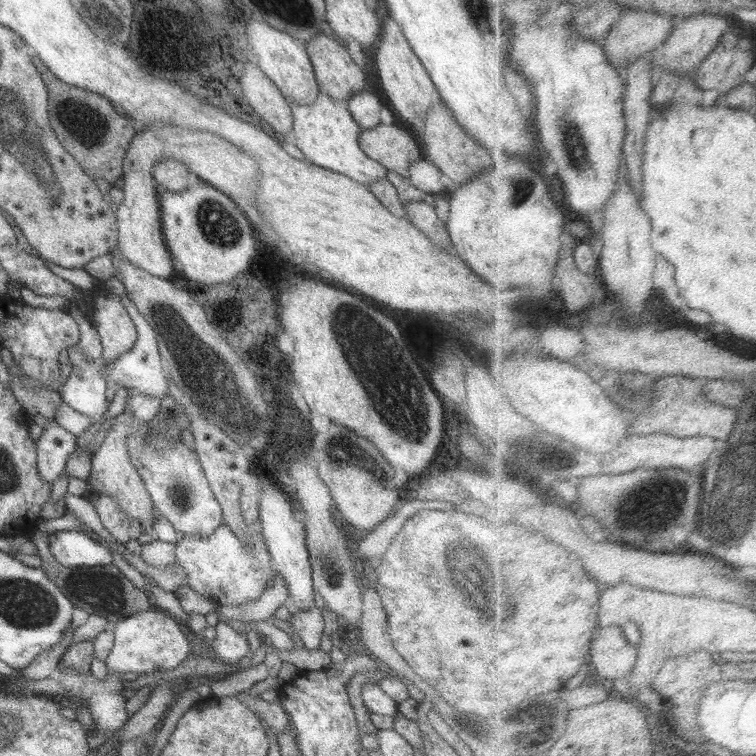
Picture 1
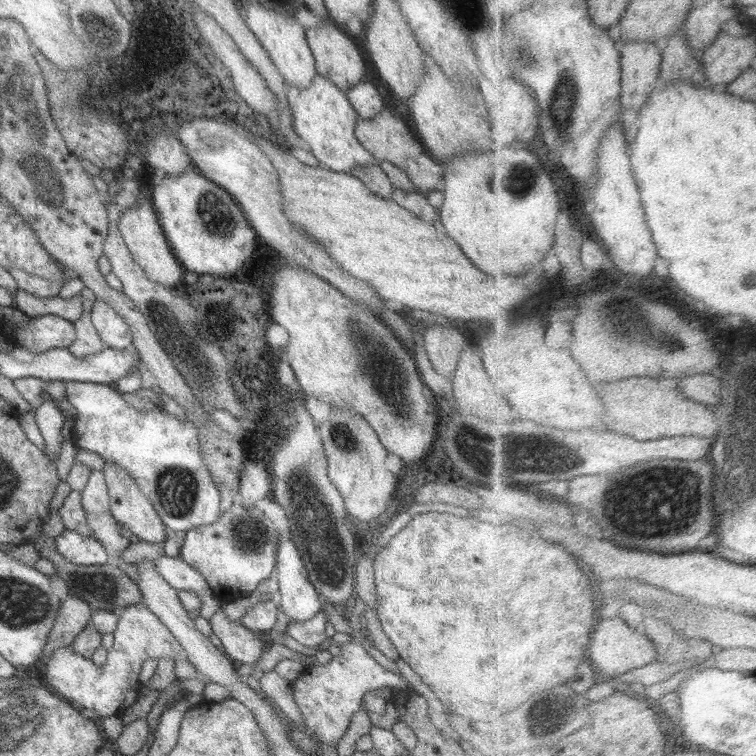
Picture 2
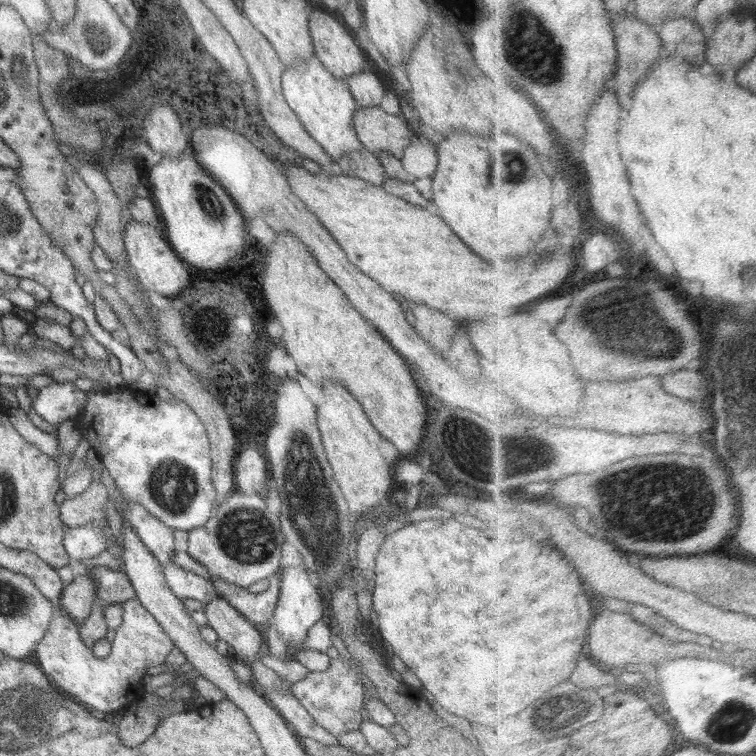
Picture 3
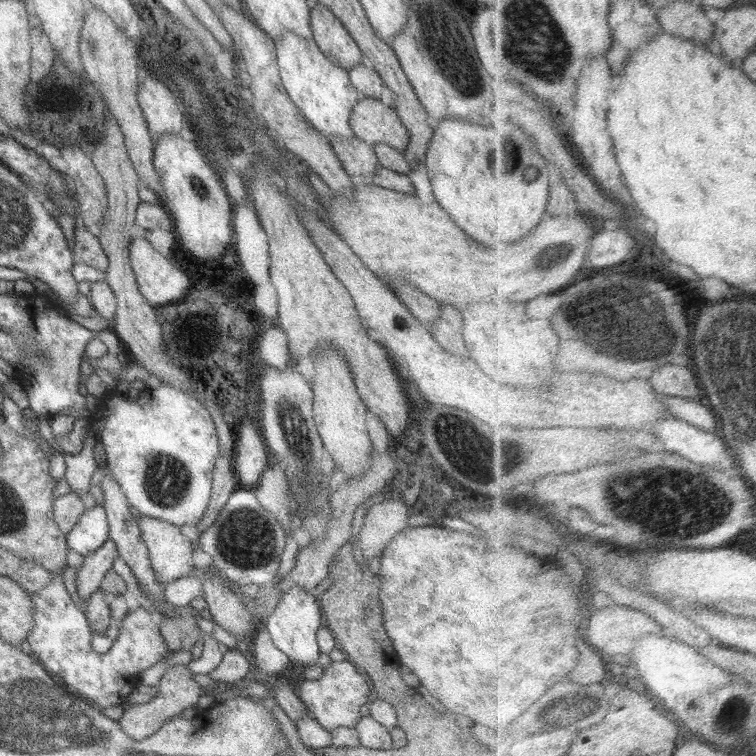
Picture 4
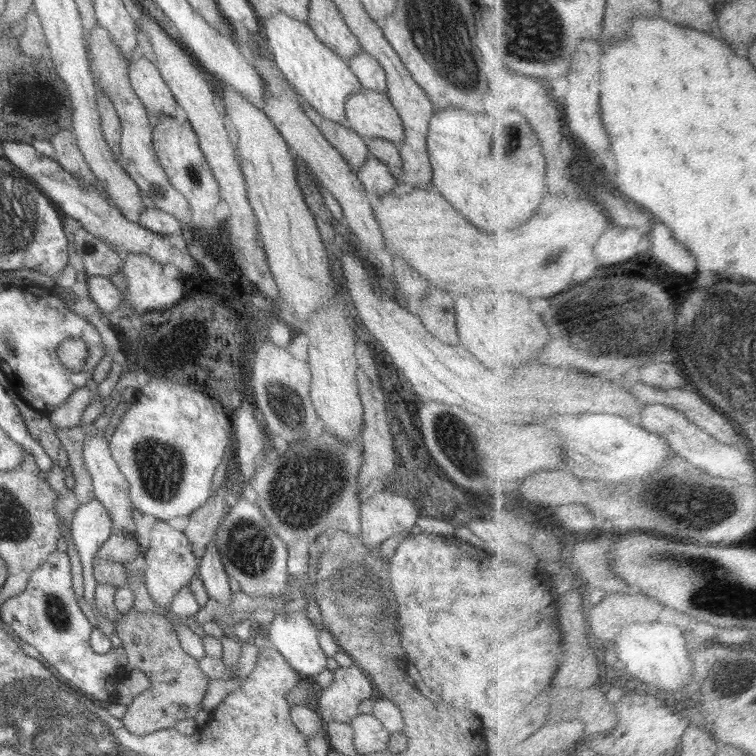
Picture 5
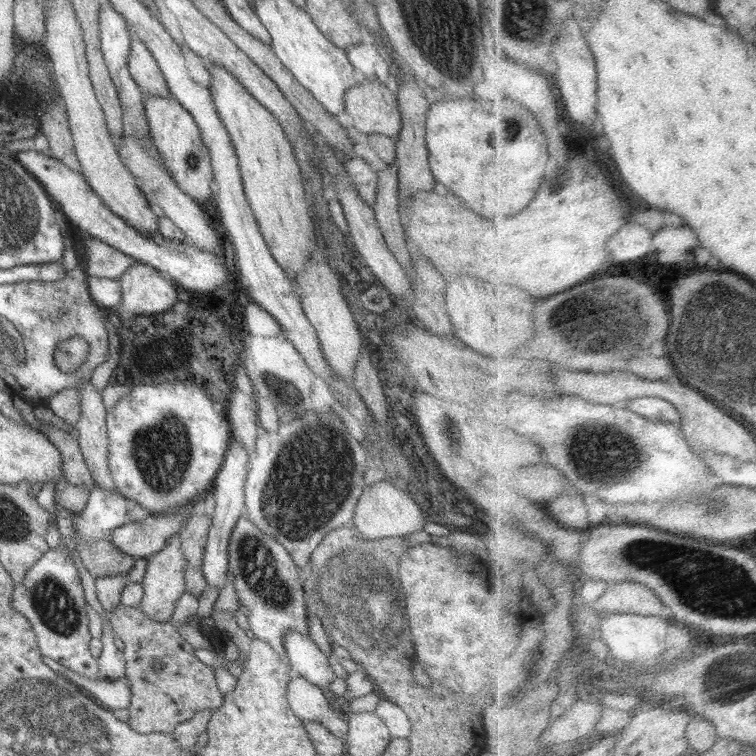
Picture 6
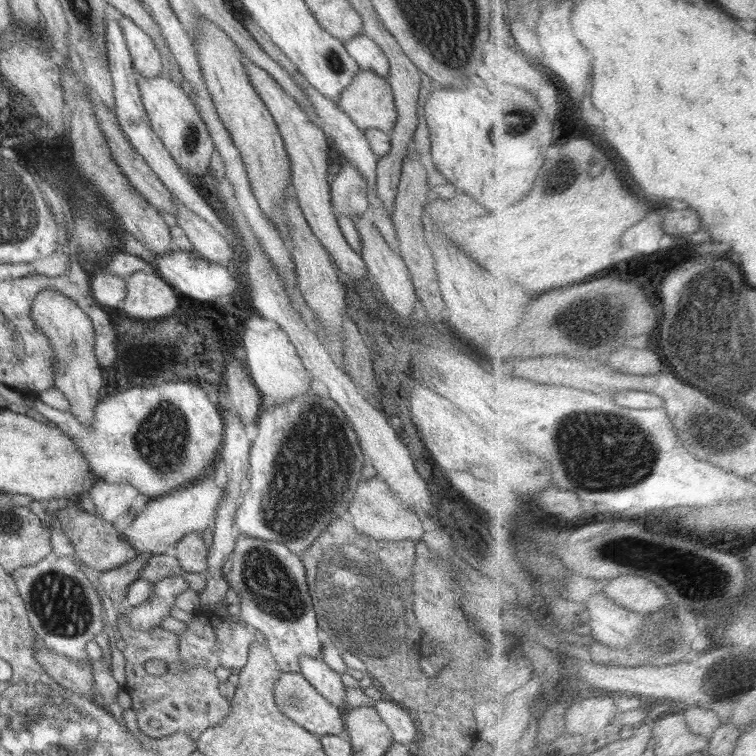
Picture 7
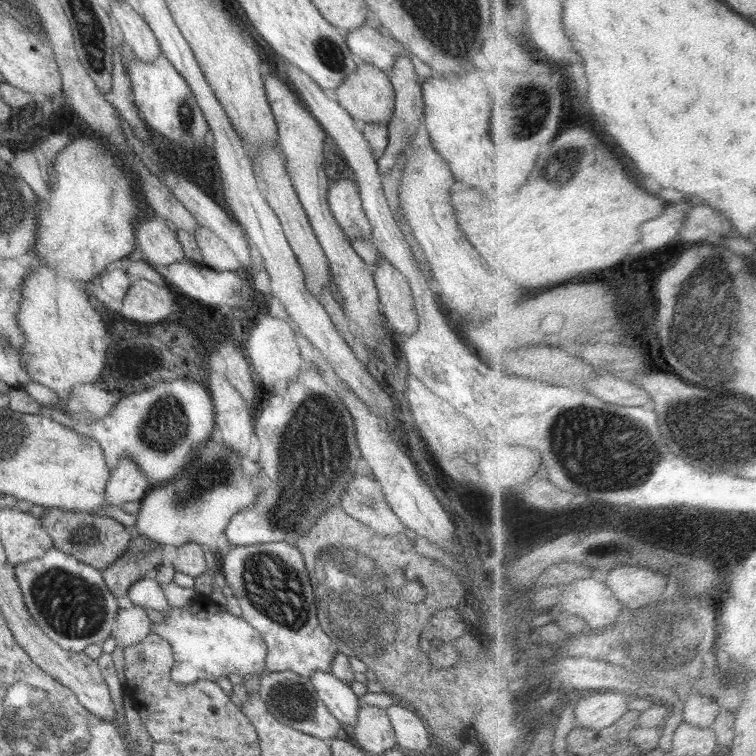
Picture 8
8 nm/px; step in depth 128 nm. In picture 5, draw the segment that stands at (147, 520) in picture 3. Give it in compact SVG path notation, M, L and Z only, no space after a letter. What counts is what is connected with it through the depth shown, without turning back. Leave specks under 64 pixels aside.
M157 519L149 534L148 548L142 554L146 560L146 590L156 600L158 613L165 616L169 610L170 602L178 590L188 586L196 576L199 567L199 559L190 548L189 538L181 531L174 529L168 521Z

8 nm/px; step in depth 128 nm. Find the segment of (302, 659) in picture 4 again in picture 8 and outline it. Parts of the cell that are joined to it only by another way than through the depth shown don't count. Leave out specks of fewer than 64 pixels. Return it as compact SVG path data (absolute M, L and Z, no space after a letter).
M314 672L310 680L320 700L341 724L344 735L349 736L348 731L358 723L362 707L358 695L332 673Z

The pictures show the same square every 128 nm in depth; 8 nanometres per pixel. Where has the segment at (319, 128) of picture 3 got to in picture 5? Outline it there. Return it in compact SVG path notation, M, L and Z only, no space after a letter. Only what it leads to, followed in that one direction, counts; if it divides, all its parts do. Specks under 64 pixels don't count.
M282 11L262 20L262 28L277 67L297 94L302 95L306 104L326 119L347 125L344 112L346 99L363 89L348 61L318 40L309 23L300 22Z

